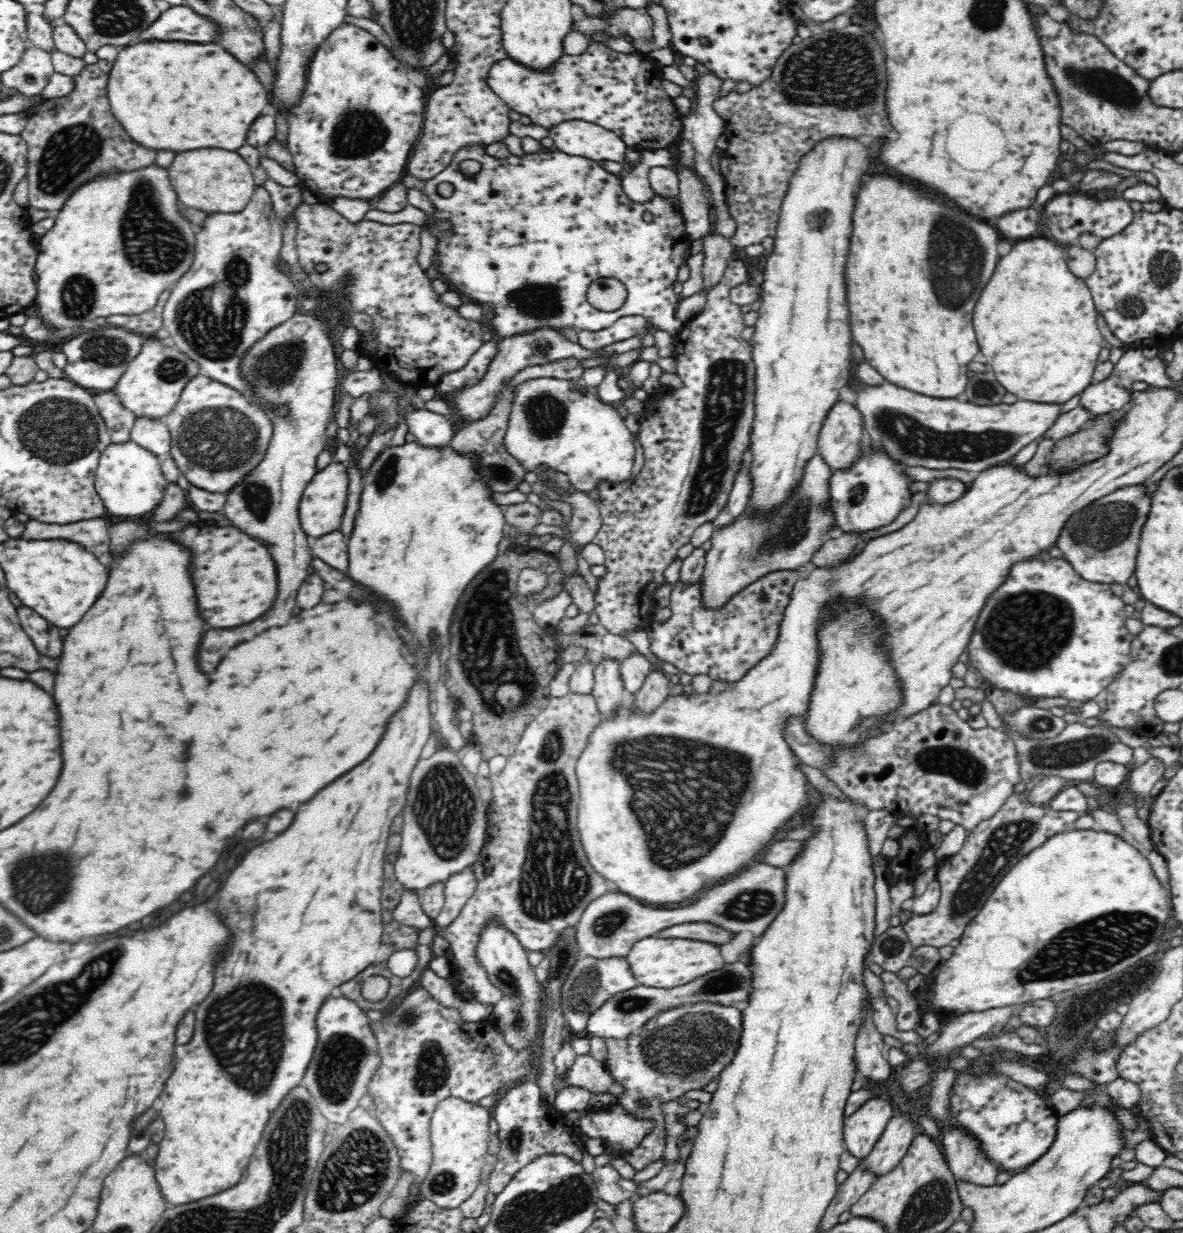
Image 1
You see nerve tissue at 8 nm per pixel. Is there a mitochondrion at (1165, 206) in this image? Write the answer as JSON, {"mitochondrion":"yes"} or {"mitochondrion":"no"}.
{"mitochondrion":"no"}

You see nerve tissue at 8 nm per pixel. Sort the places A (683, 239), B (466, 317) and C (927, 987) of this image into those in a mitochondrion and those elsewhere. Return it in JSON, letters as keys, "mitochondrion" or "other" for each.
{"A":"other","B":"other","C":"other"}

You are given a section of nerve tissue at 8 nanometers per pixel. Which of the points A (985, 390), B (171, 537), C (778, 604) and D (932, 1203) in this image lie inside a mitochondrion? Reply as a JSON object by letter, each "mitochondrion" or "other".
{"A":"mitochondrion","B":"other","C":"other","D":"mitochondrion"}

